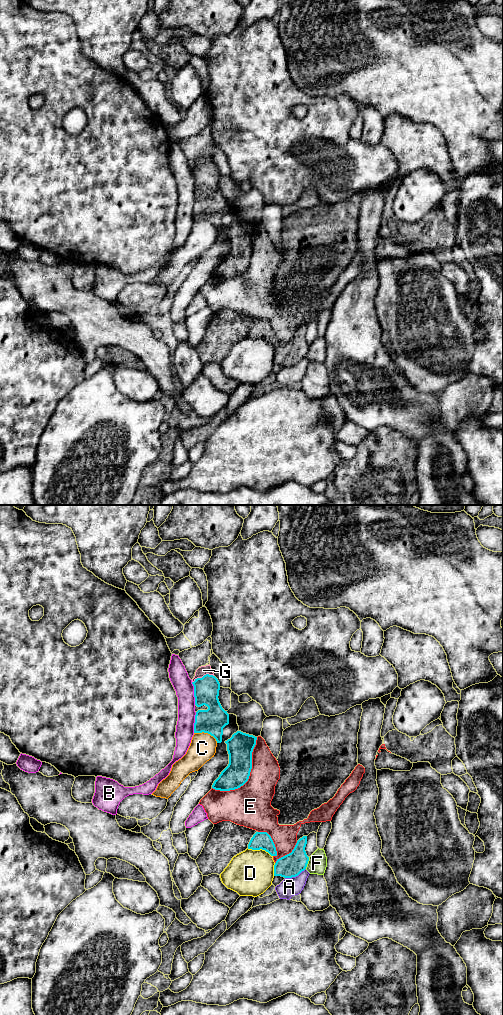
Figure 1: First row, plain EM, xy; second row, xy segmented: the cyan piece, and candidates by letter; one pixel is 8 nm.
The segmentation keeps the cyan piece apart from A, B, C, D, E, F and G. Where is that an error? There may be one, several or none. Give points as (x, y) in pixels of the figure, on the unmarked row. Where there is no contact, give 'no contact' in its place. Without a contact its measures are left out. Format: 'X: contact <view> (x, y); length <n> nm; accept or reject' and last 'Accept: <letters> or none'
A: contact xy (295, 364); length 190 nm; reject
B: contact xy (194, 181); length 190 nm; reject
C: contact xy (206, 220); length 200 nm; reject
D: contact xy (260, 336); length 220 nm; reject
E: contact xy (249, 263); length 550 nm; reject
F: contact xy (307, 351); length 100 nm; reject
G: contact xy (203, 164); length 190 nm; accept
Accept: G

